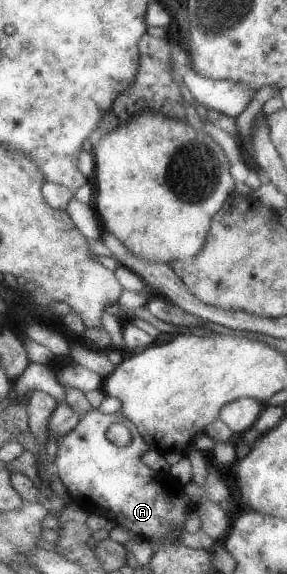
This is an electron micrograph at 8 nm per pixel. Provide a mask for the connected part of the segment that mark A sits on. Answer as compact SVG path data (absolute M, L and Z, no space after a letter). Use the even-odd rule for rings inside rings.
M92 408L79 419L69 434L57 437L50 448L55 453L53 465L66 494L70 501L87 513L108 518L133 535L146 538L159 538L174 526L177 530L183 529L183 523L194 507L185 495L185 491L191 487L181 488L169 474L155 472L142 463L141 455L150 448L133 423L121 413L105 415ZM111 423L122 424L129 430L129 445L117 447L105 437L105 431Z

